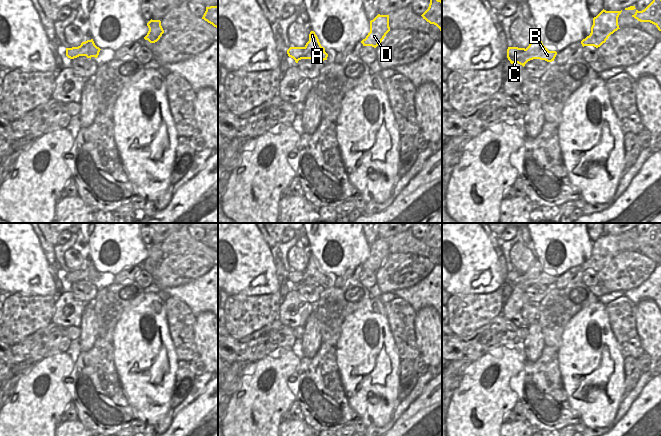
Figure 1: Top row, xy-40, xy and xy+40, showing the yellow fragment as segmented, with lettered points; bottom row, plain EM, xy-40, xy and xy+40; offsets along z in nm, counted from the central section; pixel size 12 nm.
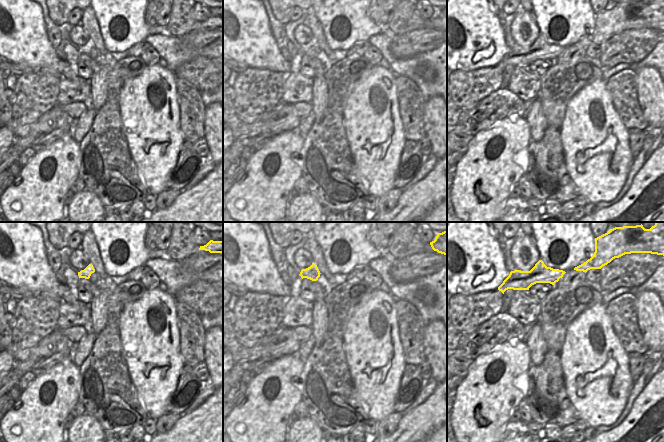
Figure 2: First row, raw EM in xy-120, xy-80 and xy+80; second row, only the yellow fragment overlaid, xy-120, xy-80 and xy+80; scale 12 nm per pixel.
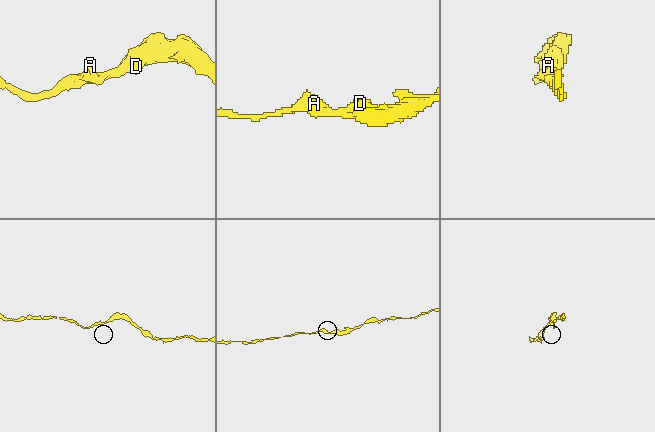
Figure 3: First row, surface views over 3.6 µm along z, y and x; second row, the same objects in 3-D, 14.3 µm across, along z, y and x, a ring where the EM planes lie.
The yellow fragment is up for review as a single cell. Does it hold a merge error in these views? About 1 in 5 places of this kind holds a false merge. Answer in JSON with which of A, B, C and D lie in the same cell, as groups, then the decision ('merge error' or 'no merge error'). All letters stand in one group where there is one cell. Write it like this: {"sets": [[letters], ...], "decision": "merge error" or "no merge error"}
{"sets": [["A", "B", "C", "D"]], "decision": "no merge error"}

